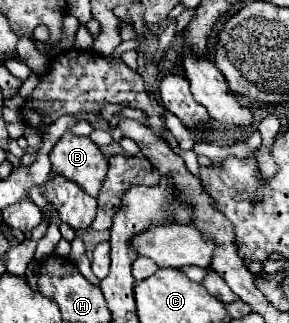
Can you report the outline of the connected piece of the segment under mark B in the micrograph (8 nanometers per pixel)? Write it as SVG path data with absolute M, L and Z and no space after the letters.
M67 131L53 147L49 159L53 171L77 183L91 197L97 197L109 167L107 159L89 137L77 137Z

